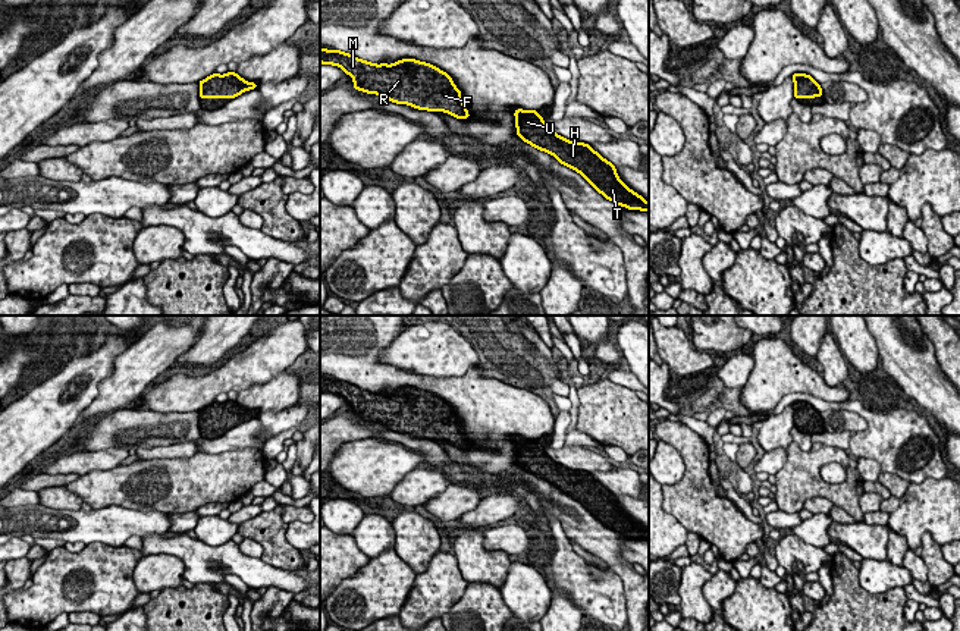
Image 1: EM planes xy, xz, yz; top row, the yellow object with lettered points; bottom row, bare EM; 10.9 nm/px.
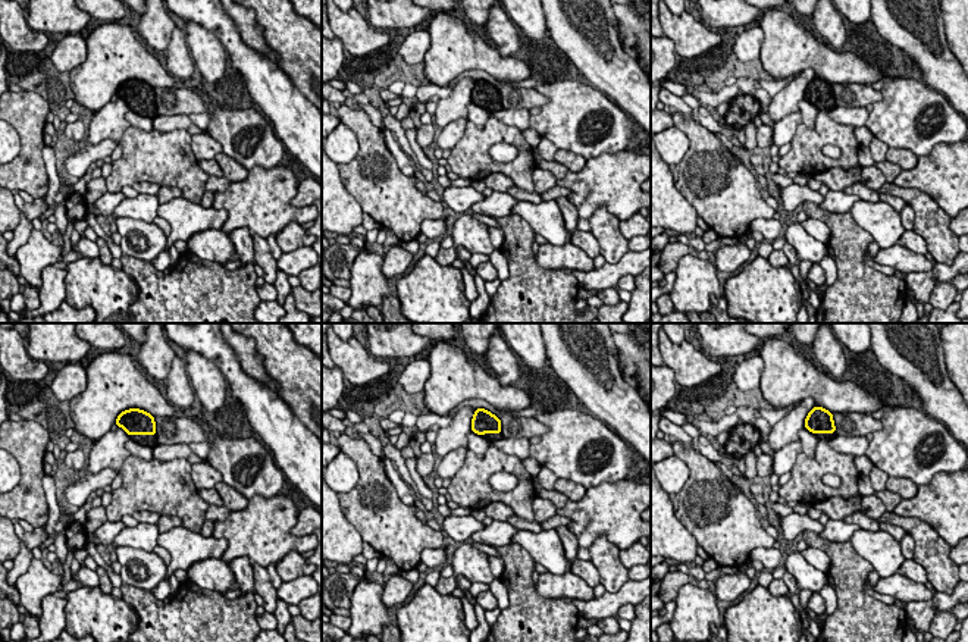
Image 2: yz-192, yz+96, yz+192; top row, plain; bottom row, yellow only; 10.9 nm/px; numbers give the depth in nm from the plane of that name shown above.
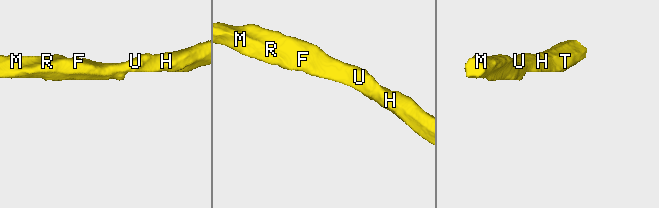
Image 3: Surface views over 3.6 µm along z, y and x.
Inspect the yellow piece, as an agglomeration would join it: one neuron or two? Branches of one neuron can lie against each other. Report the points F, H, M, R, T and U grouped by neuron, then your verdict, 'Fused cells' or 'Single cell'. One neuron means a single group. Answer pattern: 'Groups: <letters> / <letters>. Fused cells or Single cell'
Groups: F H M R T U. Single cell

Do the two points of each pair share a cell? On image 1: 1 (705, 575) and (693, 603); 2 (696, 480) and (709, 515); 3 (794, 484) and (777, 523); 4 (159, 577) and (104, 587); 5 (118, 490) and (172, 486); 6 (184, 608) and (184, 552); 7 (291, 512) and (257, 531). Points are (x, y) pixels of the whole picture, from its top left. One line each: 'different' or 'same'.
1: same
2: same
3: different
4: different
5: same
6: different
7: different

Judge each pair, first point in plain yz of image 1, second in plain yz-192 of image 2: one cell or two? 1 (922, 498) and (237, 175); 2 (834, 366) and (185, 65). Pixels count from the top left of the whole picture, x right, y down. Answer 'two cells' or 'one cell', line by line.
1: two cells
2: one cell

